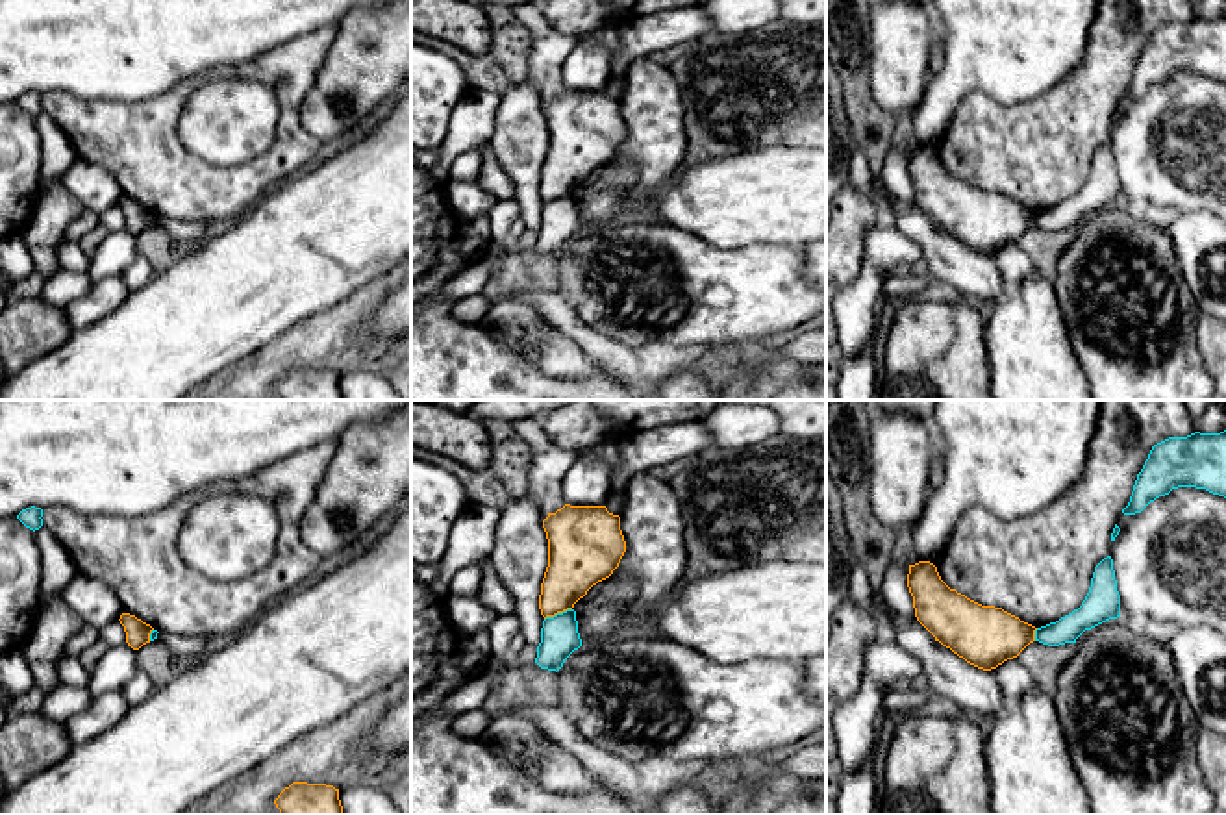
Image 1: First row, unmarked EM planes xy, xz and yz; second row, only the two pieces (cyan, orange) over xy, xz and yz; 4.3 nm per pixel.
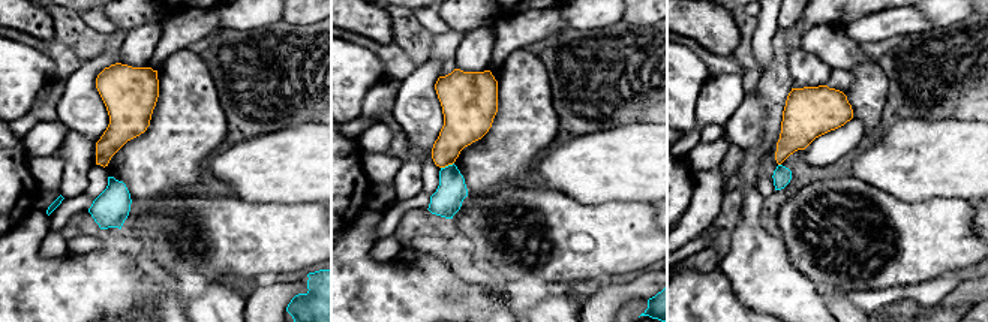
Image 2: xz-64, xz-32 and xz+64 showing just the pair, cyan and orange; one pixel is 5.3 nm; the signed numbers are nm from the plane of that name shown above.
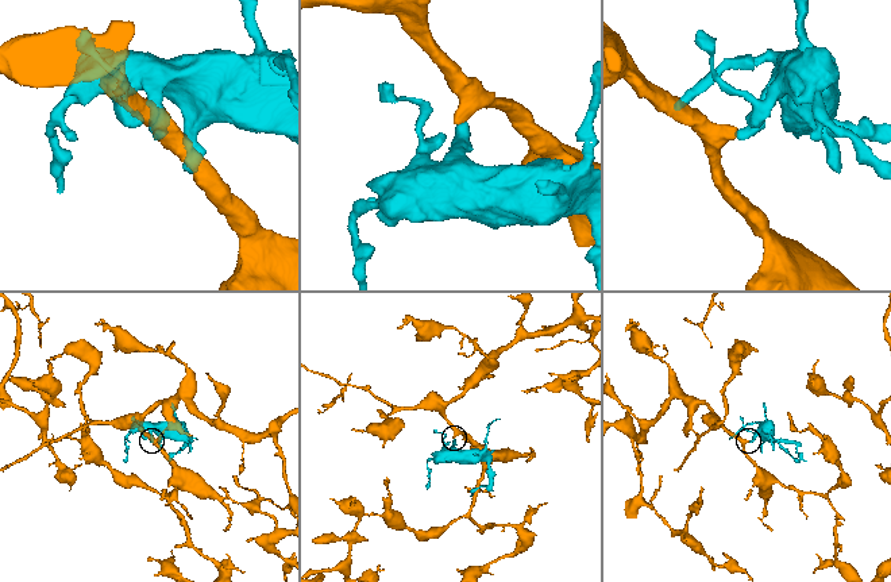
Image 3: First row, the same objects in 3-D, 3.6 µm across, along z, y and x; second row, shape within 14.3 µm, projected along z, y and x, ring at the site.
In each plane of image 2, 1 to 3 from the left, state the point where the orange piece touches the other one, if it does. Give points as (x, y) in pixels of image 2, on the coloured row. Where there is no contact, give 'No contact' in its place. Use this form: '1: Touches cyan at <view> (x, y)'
1: No contact
2: Touches cyan at xz-32 (449, 165)
3: No contact

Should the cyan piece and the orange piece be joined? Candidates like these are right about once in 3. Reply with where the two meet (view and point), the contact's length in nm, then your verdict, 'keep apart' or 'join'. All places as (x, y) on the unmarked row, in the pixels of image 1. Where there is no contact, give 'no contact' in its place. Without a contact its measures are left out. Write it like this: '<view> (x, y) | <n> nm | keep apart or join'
xz (558, 199) | 130 nm | keep apart

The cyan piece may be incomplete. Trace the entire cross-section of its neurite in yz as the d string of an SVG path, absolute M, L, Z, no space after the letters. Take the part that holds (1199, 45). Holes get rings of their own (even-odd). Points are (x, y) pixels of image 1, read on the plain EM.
M1226 15L1195 17L1154 30L1122 98L1141 98L1150 87L1178 72L1206 74L1226 83Z

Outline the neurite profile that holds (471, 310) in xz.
M483 293L472 295L454 302L452 317L465 324L478 324L487 315L491 304L493 300L489 300Z

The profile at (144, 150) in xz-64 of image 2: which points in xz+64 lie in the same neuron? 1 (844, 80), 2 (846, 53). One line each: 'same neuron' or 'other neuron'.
1: other neuron
2: other neuron

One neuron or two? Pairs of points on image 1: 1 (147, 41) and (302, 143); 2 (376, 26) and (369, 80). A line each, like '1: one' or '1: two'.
1: two
2: one

